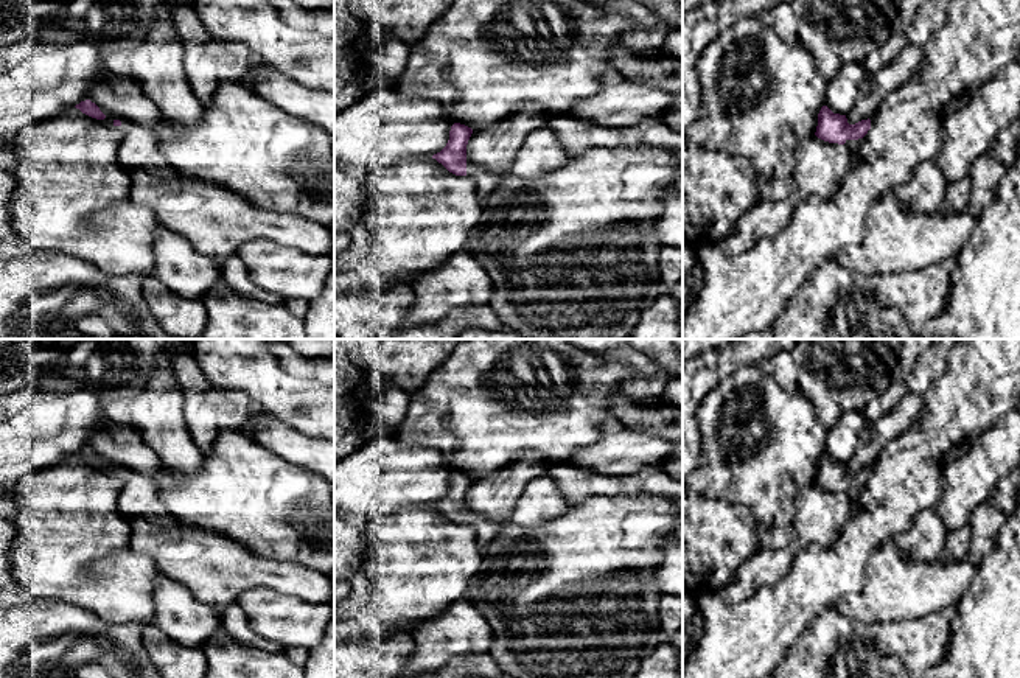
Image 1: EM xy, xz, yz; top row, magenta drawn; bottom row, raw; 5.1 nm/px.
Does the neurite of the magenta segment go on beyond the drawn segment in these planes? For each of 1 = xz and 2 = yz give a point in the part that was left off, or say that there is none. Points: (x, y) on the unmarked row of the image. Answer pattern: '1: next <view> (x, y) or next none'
1: next xz (485, 531)
2: next yz (852, 493)

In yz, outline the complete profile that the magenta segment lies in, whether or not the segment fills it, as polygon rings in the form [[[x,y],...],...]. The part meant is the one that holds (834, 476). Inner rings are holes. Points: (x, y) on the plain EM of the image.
[[[823,454],[815,484],[829,491],[846,493],[855,502],[869,477],[869,467],[849,473],[846,463],[833,462],[827,454]]]

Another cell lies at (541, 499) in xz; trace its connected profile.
[[[549,474],[538,476],[524,488],[508,522],[535,527],[555,519],[568,508],[558,485]]]

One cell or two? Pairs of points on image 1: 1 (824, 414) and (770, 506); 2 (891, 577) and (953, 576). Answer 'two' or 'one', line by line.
1: two
2: one

